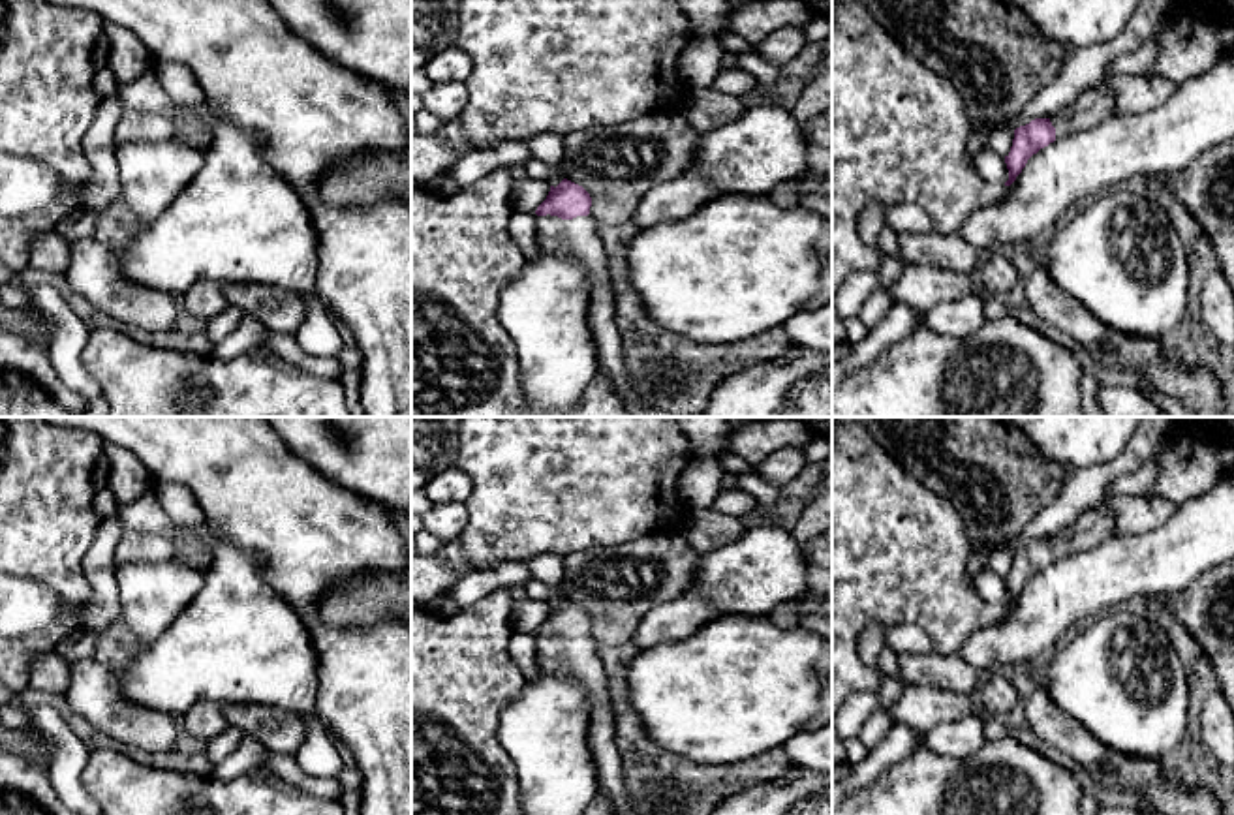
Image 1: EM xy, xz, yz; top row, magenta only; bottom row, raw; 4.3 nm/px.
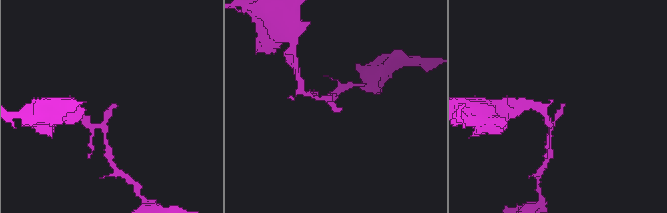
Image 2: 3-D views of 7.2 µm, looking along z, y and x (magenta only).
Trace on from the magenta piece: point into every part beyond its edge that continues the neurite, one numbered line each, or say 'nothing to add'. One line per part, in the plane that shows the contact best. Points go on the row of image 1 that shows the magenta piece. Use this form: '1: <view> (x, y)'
1: xz (577, 237)

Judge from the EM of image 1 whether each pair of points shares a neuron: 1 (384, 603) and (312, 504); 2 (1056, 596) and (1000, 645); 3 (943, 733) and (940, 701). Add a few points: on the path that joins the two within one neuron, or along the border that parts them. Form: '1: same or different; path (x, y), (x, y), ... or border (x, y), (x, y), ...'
1: different; border (391, 571), (348, 575), (323, 596)
2: same; path (1043, 609), (1013, 635)
3: different; border (973, 714), (940, 722), (921, 735)

